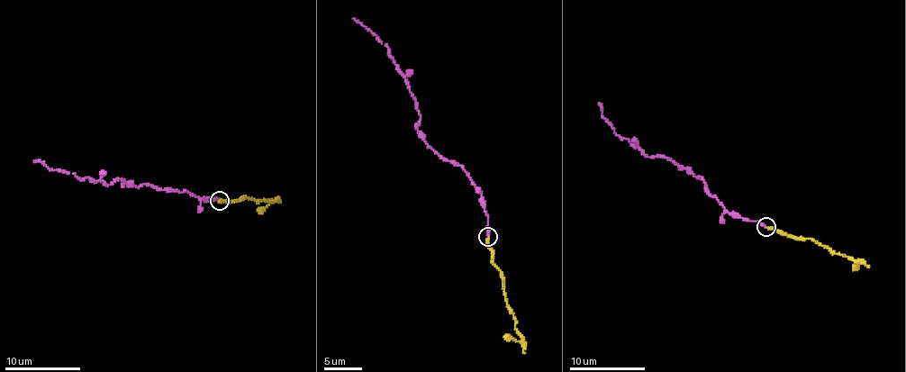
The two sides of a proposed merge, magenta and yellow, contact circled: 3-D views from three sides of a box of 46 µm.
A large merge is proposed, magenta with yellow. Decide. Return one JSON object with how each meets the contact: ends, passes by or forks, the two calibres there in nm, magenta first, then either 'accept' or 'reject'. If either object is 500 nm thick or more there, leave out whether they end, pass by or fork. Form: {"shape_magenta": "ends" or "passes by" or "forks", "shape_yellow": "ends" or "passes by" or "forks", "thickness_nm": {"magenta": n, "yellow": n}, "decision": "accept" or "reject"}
{"shape_magenta": "ends", "shape_yellow": "ends", "thickness_nm": {"magenta": 150, "yellow": 240}, "decision": "accept"}

